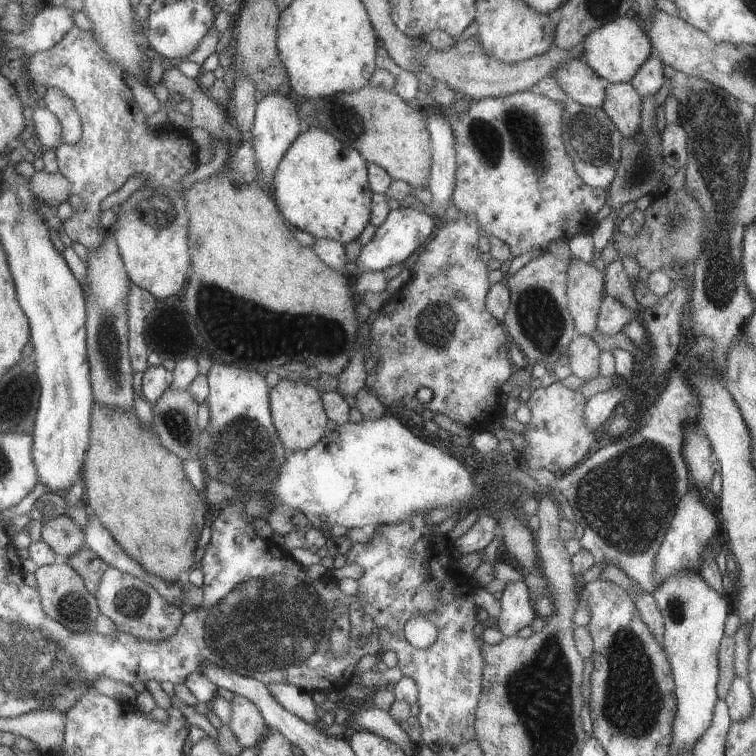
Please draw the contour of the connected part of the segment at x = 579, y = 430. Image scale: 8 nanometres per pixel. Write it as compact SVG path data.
M554 380L547 387L536 389L529 399L531 420L526 426L523 437L528 440L528 446L522 450L522 458L530 466L530 470L543 470L559 475L568 473L584 456L590 452L595 434L584 422L584 406L587 399L580 391L571 390Z

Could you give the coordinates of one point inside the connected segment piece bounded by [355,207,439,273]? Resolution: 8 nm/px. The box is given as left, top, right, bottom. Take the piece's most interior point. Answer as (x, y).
(405, 229)

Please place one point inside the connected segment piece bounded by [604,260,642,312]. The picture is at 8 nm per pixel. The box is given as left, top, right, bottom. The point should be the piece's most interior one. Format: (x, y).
(617, 283)

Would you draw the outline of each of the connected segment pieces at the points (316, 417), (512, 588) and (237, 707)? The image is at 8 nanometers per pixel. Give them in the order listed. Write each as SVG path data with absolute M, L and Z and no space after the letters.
M281 378L274 387L269 388L270 410L278 438L286 450L298 452L314 446L328 430L328 417L324 410L320 390L312 381L292 381Z
M522 580L518 582L509 581L506 583L502 597L499 600L501 606L500 616L498 616L498 629L505 637L514 637L520 629L526 628L537 616L533 602L530 600L528 586Z
M238 694L230 703L232 705L232 718L229 727L236 735L242 748L250 748L250 746L256 746L262 742L269 726L258 707L248 698Z

